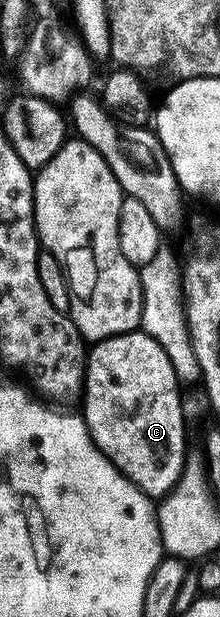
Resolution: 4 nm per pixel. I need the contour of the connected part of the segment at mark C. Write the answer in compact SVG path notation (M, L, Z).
M144 331L122 333L94 342L87 354L87 380L81 398L81 416L87 422L96 447L108 457L139 488L146 497L162 499L171 492L183 473L185 464L185 441L183 439L183 399L181 382L174 373L173 363Z

